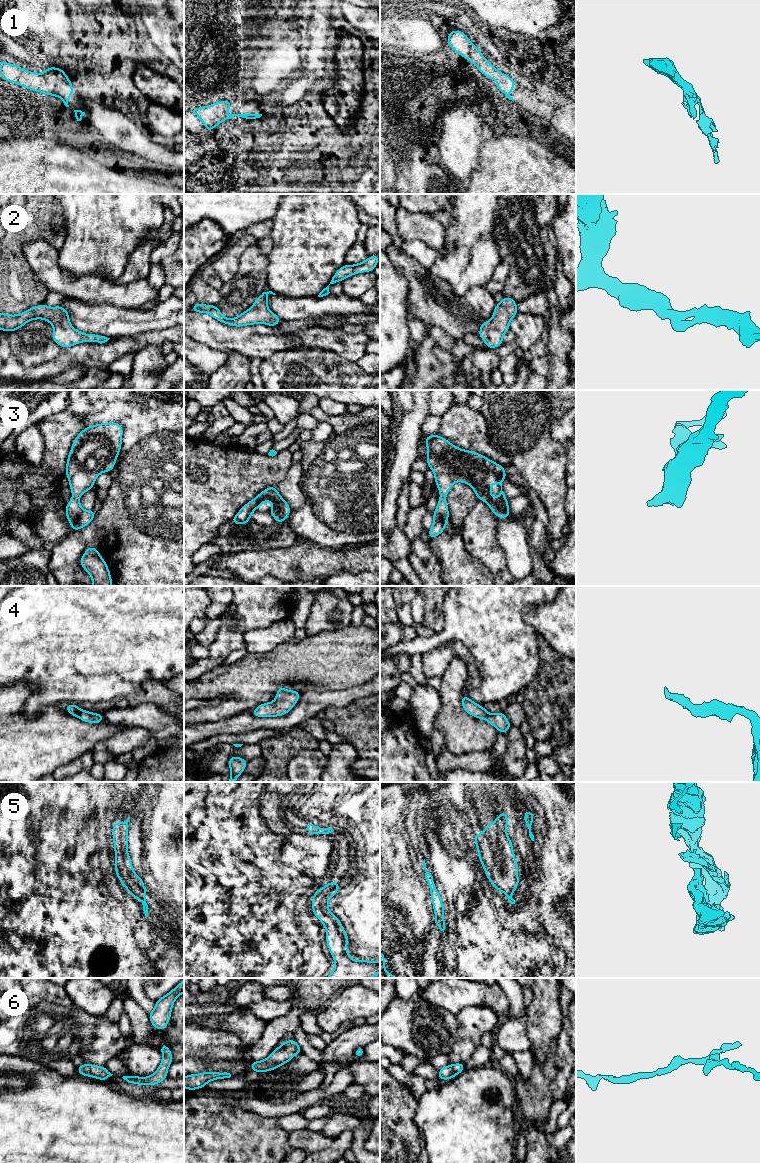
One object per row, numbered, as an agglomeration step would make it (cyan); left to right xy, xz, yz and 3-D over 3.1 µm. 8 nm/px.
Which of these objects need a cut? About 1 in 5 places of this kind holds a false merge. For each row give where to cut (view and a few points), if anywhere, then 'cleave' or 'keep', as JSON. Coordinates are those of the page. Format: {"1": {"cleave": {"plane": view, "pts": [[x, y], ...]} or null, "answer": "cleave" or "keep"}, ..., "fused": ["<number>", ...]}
{"1": {"cleave": null, "answer": "keep"}, "2": {"cleave": null, "answer": "keep"}, "3": {"cleave": null, "answer": "keep"}, "4": {"cleave": null, "answer": "keep"}, "5": {"cleave": null, "answer": "keep"}, "6": {"cleave": null, "answer": "keep"}, "fused": []}

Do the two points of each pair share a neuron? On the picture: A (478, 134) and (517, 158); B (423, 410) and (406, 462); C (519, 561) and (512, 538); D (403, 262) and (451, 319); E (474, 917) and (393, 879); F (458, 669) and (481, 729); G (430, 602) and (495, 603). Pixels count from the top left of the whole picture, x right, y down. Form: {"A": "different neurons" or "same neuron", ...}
{"A": "different neurons", "B": "same neuron", "C": "same neuron", "D": "same neuron", "E": "different neurons", "F": "same neuron", "G": "different neurons"}

